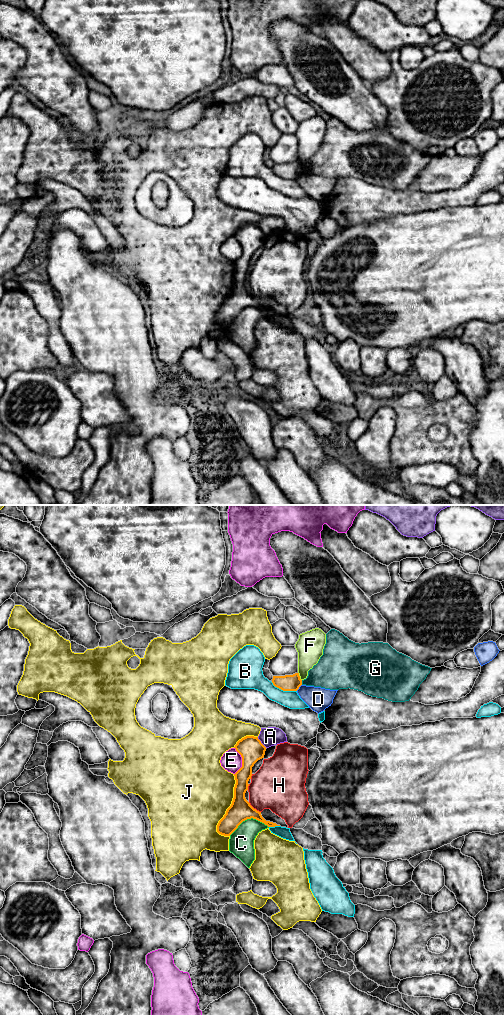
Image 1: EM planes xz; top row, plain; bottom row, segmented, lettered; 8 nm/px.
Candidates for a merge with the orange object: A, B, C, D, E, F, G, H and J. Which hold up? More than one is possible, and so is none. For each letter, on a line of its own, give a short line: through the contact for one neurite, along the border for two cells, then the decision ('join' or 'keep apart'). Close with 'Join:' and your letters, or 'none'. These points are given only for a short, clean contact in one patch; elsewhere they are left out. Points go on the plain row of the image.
A: keep apart
B: keep apart
C: keep apart
D: line xz (301, 172), (296, 178); keep apart
E: keep apart
F: keep apart
G: keep apart
H: keep apart
J: keep apart
Join: none

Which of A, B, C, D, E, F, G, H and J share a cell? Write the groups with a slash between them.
A C / B / D / E / F / G / H / J

